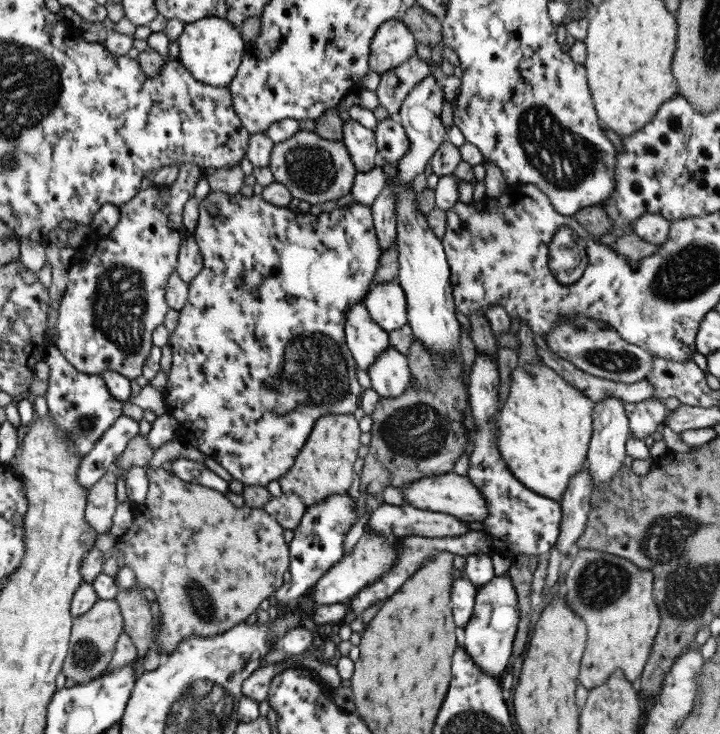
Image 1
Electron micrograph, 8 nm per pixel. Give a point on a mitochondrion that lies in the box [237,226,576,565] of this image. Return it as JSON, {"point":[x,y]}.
{"point":[314,372]}

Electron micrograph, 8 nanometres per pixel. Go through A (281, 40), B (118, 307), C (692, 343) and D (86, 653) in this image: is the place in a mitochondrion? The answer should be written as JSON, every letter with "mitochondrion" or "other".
{"A":"other","B":"mitochondrion","C":"other","D":"mitochondrion"}

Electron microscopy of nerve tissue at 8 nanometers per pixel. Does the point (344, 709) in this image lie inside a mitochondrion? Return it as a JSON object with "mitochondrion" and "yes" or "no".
{"mitochondrion":"no"}

